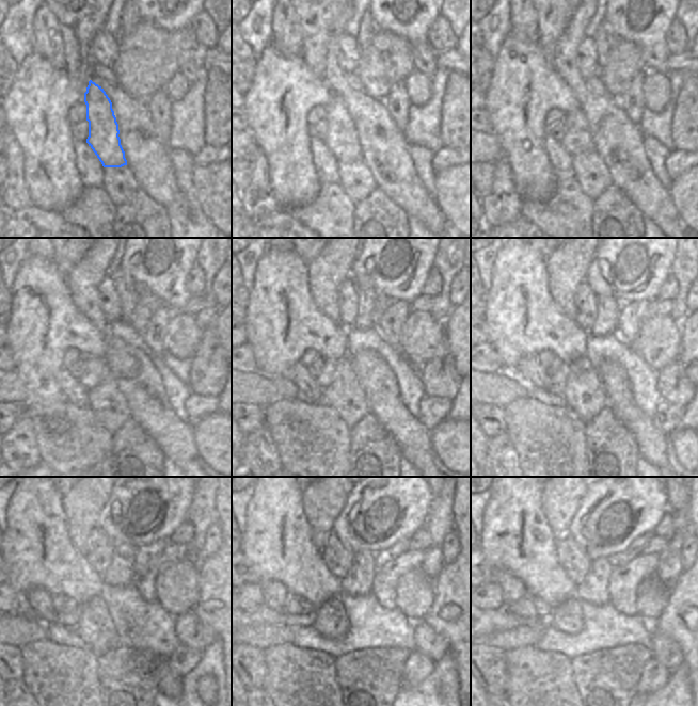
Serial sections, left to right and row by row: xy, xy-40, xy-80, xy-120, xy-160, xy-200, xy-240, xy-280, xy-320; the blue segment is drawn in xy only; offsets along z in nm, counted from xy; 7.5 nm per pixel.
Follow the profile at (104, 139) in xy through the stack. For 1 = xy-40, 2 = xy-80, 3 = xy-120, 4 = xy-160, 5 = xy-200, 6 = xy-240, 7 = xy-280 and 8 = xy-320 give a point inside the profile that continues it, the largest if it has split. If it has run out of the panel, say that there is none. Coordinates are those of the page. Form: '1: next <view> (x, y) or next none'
1: next xy-40 (342, 140)
2: next xy-80 (576, 139)
3: next xy-120 (97, 369)
4: next xy-160 (326, 378)
5: next xy-200 (558, 381)
6: next xy-240 (67, 620)
7: next xy-280 (263, 615)
8: next xy-320 (500, 620)

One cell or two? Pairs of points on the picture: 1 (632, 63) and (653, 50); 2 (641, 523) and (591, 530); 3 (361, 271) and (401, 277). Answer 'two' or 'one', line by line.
1: two
2: one
3: one

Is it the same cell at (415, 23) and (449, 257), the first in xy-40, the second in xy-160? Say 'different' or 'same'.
different

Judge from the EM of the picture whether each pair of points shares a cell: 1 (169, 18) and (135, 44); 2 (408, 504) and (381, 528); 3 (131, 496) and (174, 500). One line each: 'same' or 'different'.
1: different
2: same
3: same

